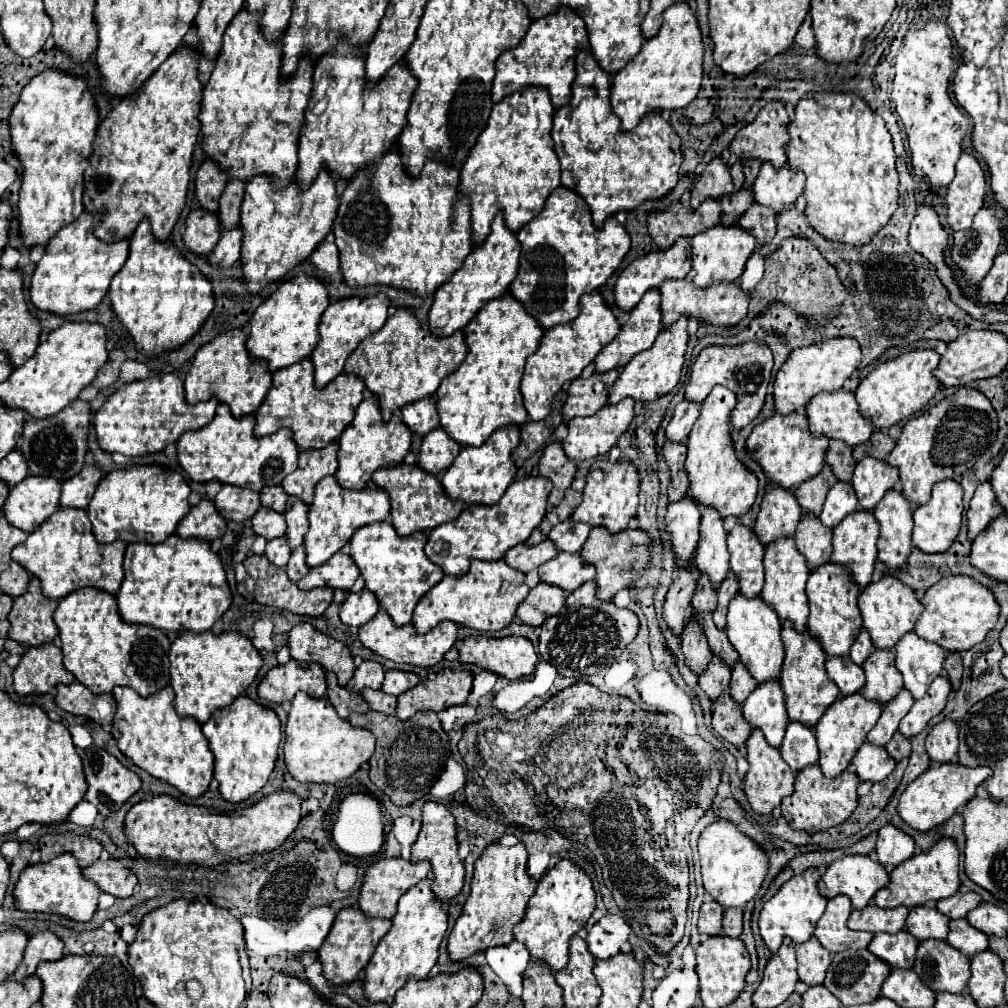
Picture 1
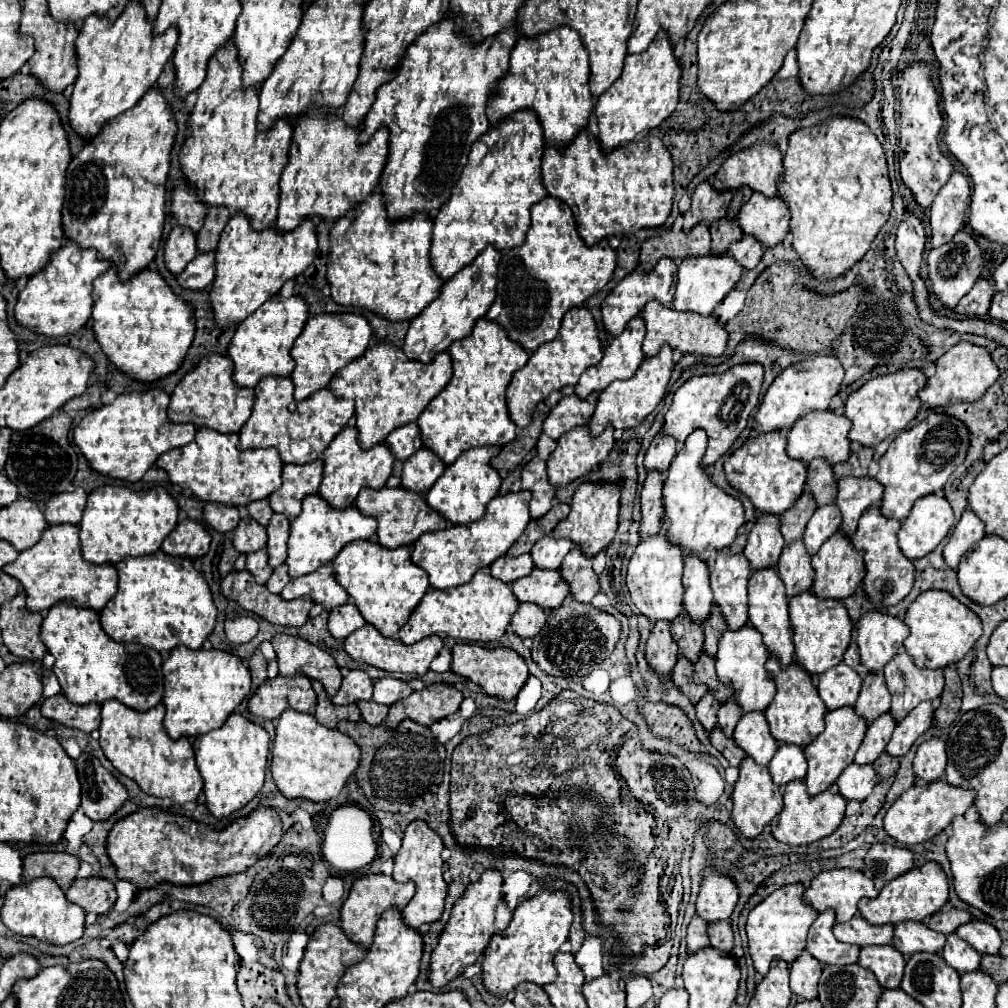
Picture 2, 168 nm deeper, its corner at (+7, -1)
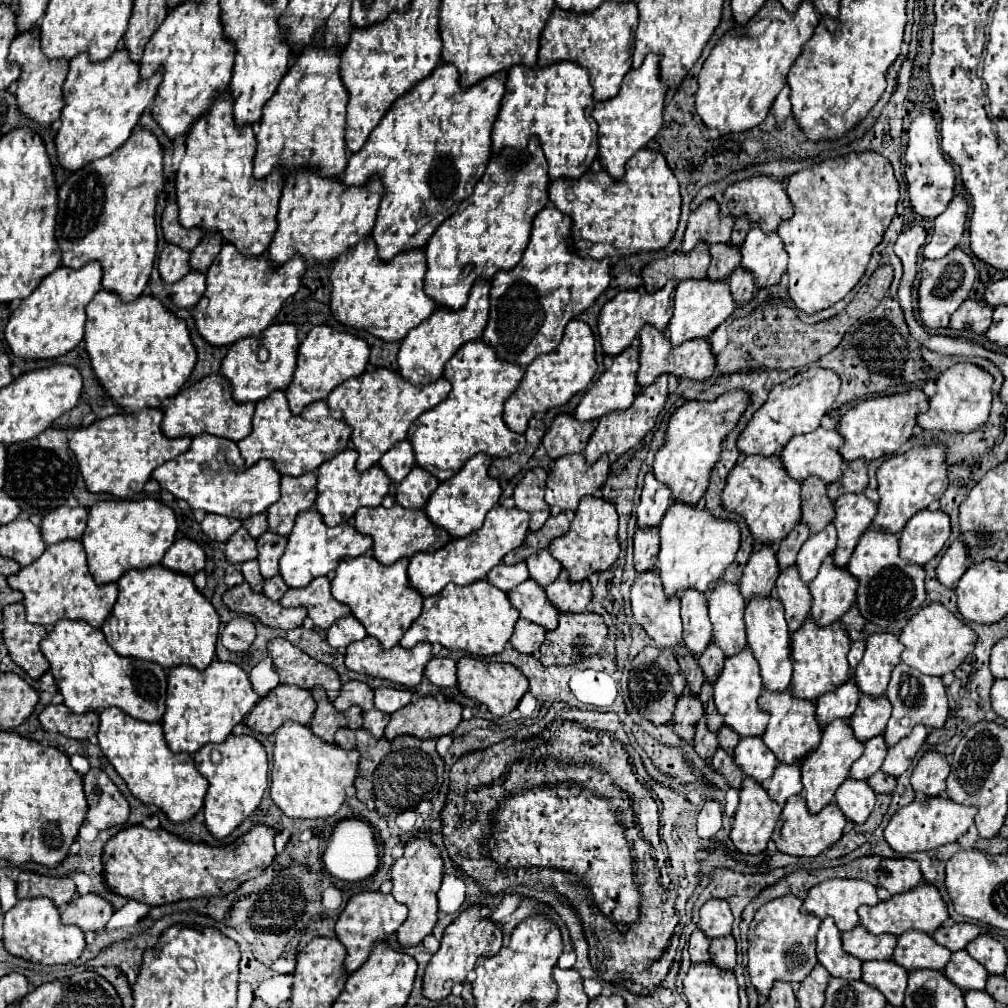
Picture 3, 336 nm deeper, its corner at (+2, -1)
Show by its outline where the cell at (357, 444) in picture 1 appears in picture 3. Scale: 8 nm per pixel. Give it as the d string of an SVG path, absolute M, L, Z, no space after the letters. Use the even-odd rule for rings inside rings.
M345 449L343 453L335 455L329 463L323 463L317 469L317 501L315 509L323 517L323 523L327 527L335 527L341 523L347 523L359 507L379 507L383 497L389 491L389 479L381 471L379 465L373 465L365 473L357 473L355 469L357 453L353 449Z

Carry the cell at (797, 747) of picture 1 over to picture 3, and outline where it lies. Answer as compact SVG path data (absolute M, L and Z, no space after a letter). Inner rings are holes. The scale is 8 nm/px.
M777 765L773 777L767 783L767 793L769 797L783 805L791 795L799 795L803 791L803 783L801 783L801 773L799 773L799 765Z

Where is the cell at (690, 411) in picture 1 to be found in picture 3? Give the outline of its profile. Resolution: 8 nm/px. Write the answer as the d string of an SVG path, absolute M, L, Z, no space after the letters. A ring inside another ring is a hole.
M649 473L645 477L641 503L637 507L637 527L641 529L659 527L667 509L669 509L669 491L665 491L665 487L661 487L661 483L653 479L653 473Z

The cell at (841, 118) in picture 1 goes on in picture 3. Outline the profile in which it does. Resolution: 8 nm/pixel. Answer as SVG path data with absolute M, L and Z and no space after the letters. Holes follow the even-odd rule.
M865 151L859 155L851 153L845 159L825 161L821 165L813 165L795 173L789 177L787 195L795 213L789 223L781 223L777 235L781 237L789 255L789 295L797 309L801 309L805 315L813 315L841 301L863 277L873 249L881 243L883 233L895 215L899 183L893 175L891 163L885 157Z

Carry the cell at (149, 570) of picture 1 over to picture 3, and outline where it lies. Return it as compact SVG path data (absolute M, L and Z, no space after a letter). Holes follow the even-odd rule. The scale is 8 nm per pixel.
M157 565L145 571L129 571L117 585L117 603L101 631L119 655L153 661L163 669L191 665L203 671L211 665L219 635L219 615L187 575L177 575Z

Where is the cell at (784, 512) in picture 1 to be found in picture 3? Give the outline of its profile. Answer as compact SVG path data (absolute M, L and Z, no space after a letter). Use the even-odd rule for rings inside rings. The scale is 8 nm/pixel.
M763 545L751 553L749 563L743 569L743 577L739 581L739 591L745 601L751 601L755 595L769 597L773 593L775 581L781 569L777 565L775 549L771 545Z

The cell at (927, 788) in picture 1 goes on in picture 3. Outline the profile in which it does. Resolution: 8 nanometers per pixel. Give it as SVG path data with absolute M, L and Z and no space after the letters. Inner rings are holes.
M947 797L917 799L909 805L905 805L903 809L899 809L891 817L883 835L885 835L885 841L889 843L889 847L899 857L907 857L907 855L919 853L919 851L931 851L941 845L955 843L963 833L967 833L967 829L973 825L975 811L977 811L977 807L961 807L959 803L953 803Z

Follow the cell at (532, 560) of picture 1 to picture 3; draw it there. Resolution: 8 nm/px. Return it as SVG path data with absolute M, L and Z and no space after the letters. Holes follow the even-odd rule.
M499 563L497 567L493 567L487 575L487 581L491 585L495 585L497 589L501 591L511 591L515 585L523 583L525 579L529 579L529 573L525 571L525 565L523 563L517 563L517 565L505 565L505 563Z

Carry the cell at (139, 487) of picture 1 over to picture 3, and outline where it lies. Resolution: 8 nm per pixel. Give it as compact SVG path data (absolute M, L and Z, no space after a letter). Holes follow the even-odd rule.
M155 499L141 501L99 501L89 509L87 529L83 533L83 547L87 565L97 583L115 583L131 569L145 569L161 563L165 551L173 545L177 531L175 513Z

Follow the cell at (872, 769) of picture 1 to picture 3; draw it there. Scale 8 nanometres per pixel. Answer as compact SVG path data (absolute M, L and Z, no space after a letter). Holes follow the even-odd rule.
M845 779L835 793L835 803L849 821L861 825L873 811L875 793L871 787L867 787L867 781Z

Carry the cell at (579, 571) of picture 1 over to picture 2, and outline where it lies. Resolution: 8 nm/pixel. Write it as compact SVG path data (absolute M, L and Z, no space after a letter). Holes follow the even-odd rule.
M534 567L530 575L512 583L512 591L518 601L534 601L546 609L558 607L570 593L568 589L568 581L562 577L560 569Z

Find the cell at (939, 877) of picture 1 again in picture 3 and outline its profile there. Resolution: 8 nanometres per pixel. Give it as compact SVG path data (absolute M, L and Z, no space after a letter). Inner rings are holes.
M921 883L913 891L893 895L889 901L881 901L877 907L861 907L859 909L859 923L873 935L891 933L891 935L899 937L901 933L911 931L911 929L933 935L937 931L937 927L941 927L947 919L949 919L947 905L941 899L939 891L931 883Z

